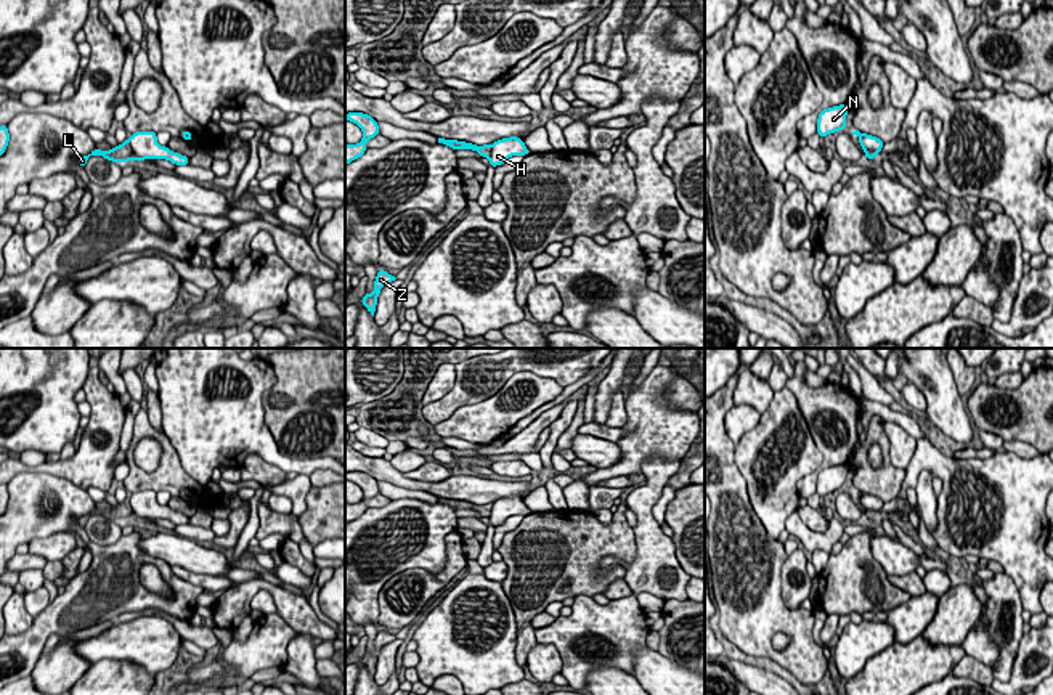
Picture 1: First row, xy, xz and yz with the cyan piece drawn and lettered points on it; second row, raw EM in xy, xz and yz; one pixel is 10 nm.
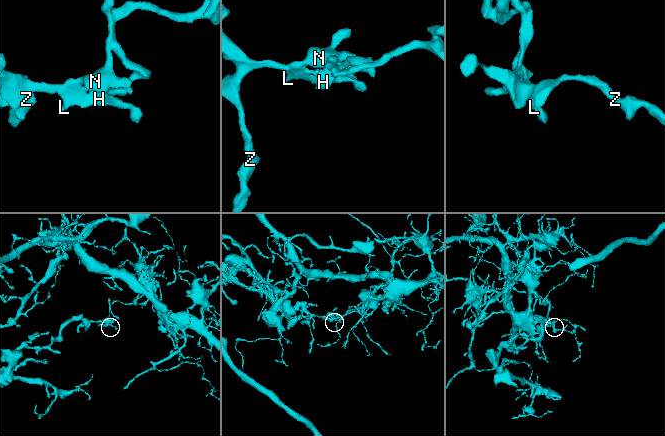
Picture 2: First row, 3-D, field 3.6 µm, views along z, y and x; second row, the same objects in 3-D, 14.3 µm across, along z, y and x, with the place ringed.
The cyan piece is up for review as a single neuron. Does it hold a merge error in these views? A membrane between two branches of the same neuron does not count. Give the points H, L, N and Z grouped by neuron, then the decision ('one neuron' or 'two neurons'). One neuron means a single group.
H / L N Z; two neurons

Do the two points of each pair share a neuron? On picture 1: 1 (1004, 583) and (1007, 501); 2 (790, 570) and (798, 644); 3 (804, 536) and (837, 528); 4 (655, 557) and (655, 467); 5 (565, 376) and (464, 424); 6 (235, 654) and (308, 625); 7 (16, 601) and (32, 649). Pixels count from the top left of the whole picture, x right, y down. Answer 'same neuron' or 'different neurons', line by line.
1: different neurons
2: different neurons
3: same neuron
4: same neuron
5: different neurons
6: different neurons
7: different neurons

